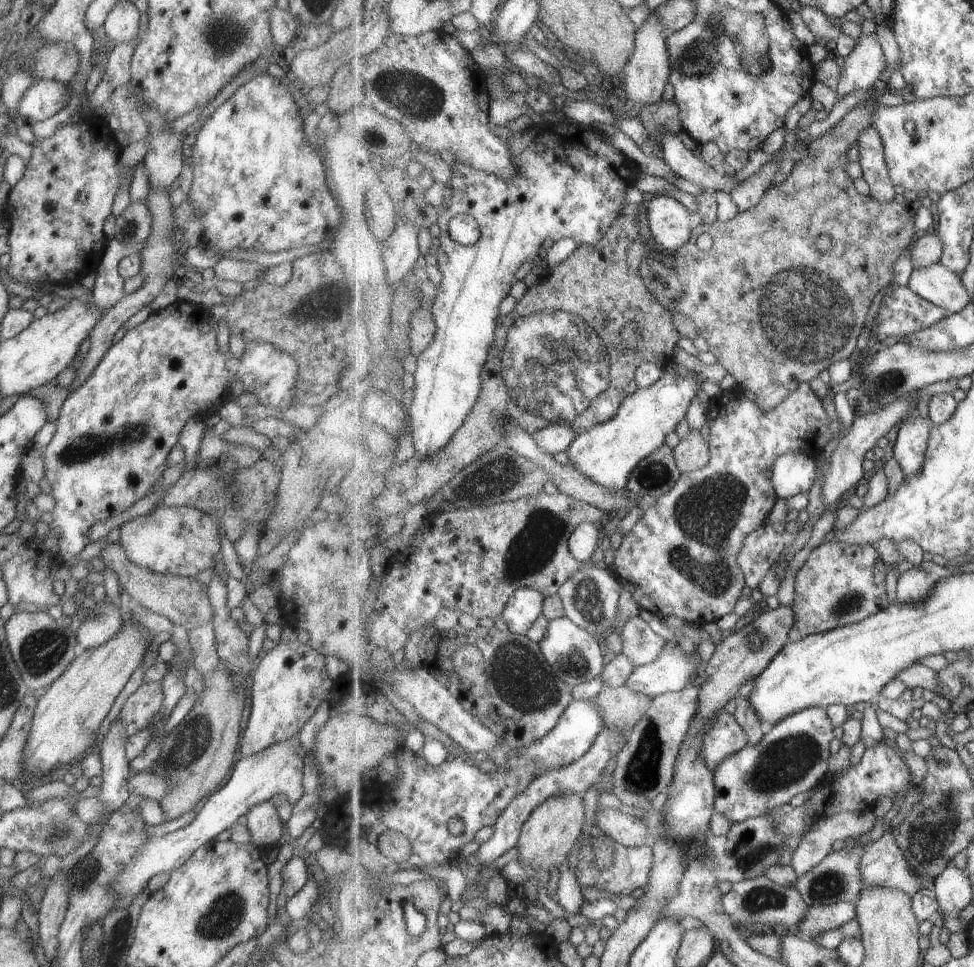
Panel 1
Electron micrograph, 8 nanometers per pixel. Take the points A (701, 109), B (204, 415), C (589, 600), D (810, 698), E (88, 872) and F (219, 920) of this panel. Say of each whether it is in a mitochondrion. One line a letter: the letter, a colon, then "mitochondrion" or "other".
A: other
B: other
C: mitochondrion
D: other
E: mitochondrion
F: mitochondrion

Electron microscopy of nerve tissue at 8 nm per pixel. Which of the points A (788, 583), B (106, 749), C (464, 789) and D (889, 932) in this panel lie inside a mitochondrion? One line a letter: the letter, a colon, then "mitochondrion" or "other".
A: other
B: other
C: mitochondrion
D: other

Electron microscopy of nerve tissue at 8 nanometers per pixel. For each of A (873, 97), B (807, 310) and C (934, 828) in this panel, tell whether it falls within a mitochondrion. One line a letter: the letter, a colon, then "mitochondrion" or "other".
A: other
B: mitochondrion
C: mitochondrion

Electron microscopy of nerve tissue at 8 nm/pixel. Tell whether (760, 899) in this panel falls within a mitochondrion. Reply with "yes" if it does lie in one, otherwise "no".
yes

